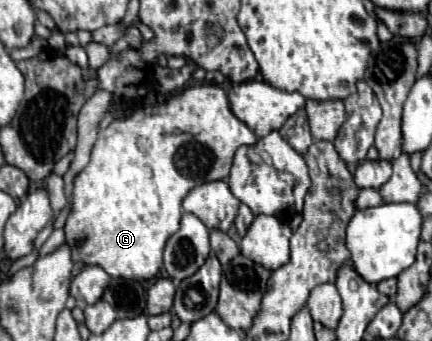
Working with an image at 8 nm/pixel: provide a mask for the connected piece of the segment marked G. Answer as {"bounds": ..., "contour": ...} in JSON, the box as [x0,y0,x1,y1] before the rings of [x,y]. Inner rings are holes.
{"bounds":[65,84,257,278],"contour":[[[215,84],[189,86],[181,94],[169,96],[159,106],[141,106],[135,114],[101,128],[89,164],[75,178],[73,206],[65,224],[65,238],[71,246],[75,246],[77,240],[83,240],[83,246],[75,246],[73,260],[99,266],[111,278],[155,278],[163,266],[165,242],[171,234],[175,234],[175,230],[179,230],[183,216],[181,202],[187,192],[205,182],[225,180],[229,176],[235,150],[243,144],[255,142],[257,136],[253,130],[231,112],[227,92]]]}

